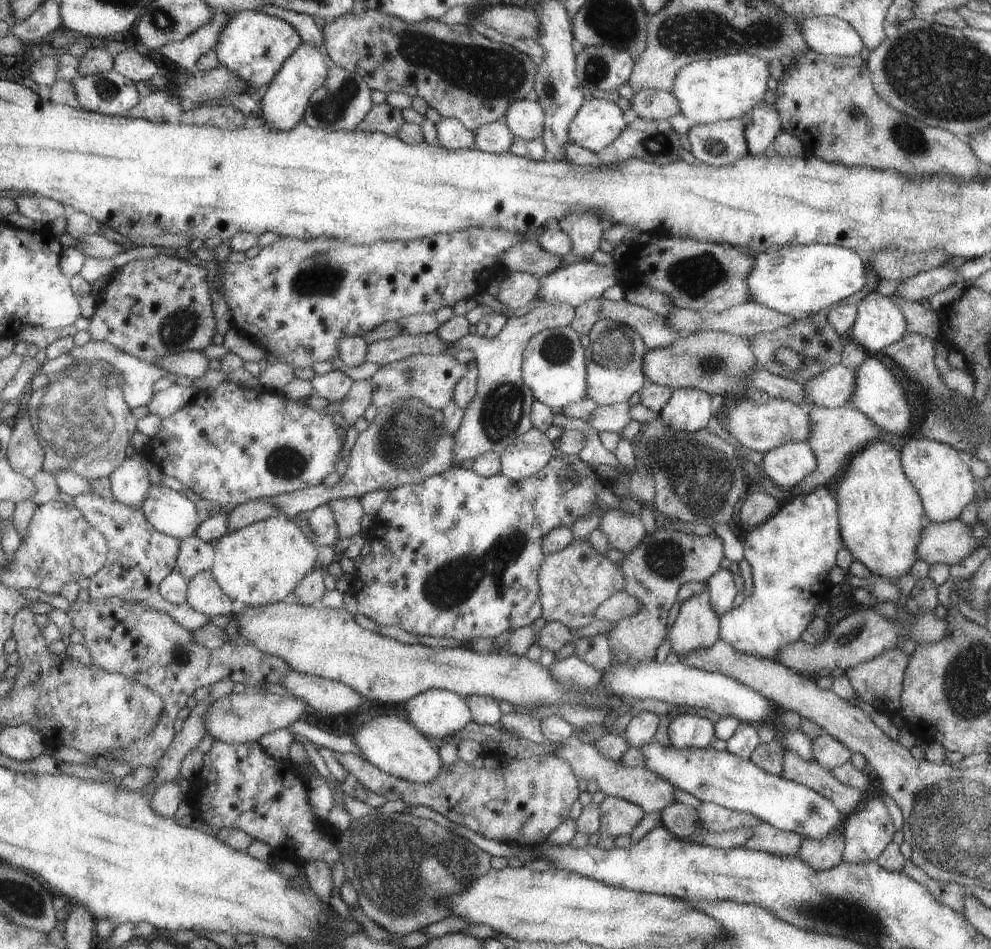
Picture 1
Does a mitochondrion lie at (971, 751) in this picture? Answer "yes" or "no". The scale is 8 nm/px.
no

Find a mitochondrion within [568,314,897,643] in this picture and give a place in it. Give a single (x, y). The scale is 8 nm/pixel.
(701, 481)

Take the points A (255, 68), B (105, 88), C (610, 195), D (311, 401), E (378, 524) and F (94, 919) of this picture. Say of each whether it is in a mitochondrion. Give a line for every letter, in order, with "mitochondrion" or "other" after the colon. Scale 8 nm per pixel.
A: other
B: mitochondrion
C: other
D: other
E: other
F: other

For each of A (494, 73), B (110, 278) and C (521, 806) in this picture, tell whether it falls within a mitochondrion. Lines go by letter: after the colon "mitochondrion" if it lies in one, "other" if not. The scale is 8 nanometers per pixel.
A: mitochondrion
B: other
C: other

